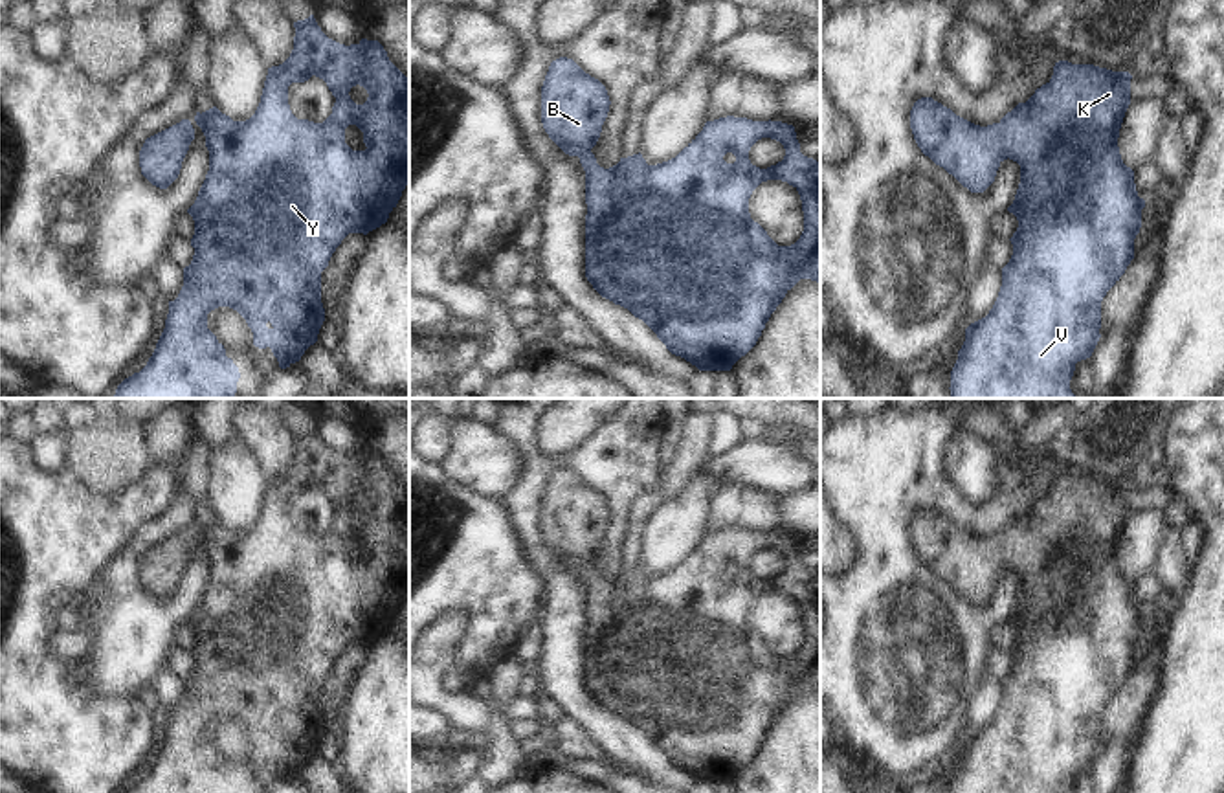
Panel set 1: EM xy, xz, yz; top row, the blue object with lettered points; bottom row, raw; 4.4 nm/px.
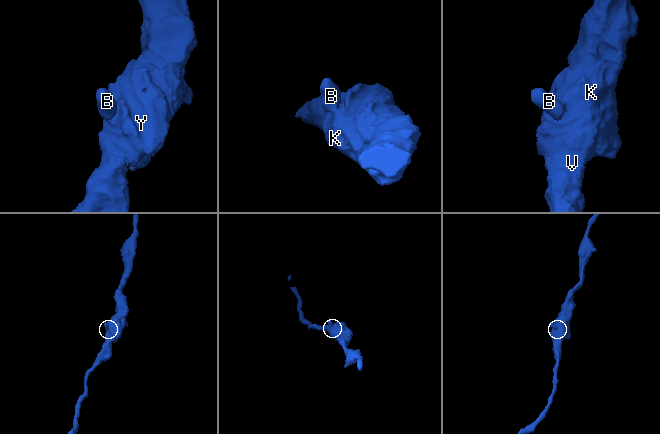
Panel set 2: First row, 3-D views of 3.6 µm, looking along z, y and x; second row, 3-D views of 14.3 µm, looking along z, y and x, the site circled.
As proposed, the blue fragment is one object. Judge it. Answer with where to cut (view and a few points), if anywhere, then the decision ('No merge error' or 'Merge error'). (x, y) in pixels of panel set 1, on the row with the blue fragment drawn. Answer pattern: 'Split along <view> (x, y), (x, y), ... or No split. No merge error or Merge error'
No split. No merge error.

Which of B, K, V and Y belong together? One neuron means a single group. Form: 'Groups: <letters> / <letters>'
Groups: B K V Y.

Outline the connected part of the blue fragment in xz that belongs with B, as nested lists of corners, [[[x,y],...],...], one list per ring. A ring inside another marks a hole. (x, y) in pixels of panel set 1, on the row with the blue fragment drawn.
[[[560,57],[551,62],[541,86],[541,123],[565,154],[580,158],[585,171],[585,277],[602,297],[642,319],[672,354],[699,371],[730,371],[756,345],[771,314],[800,279],[820,283],[820,163],[800,152],[793,125],[727,116],[707,121],[703,130],[668,162],[648,165],[639,152],[604,169],[591,149],[600,138],[609,105],[606,86],[573,59]],[[762,138],[776,140],[785,149],[784,160],[767,169],[749,160],[751,147]],[[767,180],[787,182],[800,195],[804,231],[791,246],[778,246],[751,218],[749,198]]]

